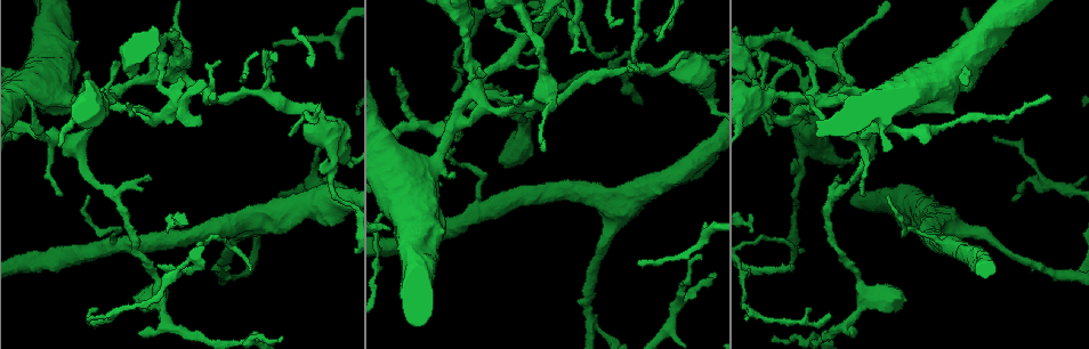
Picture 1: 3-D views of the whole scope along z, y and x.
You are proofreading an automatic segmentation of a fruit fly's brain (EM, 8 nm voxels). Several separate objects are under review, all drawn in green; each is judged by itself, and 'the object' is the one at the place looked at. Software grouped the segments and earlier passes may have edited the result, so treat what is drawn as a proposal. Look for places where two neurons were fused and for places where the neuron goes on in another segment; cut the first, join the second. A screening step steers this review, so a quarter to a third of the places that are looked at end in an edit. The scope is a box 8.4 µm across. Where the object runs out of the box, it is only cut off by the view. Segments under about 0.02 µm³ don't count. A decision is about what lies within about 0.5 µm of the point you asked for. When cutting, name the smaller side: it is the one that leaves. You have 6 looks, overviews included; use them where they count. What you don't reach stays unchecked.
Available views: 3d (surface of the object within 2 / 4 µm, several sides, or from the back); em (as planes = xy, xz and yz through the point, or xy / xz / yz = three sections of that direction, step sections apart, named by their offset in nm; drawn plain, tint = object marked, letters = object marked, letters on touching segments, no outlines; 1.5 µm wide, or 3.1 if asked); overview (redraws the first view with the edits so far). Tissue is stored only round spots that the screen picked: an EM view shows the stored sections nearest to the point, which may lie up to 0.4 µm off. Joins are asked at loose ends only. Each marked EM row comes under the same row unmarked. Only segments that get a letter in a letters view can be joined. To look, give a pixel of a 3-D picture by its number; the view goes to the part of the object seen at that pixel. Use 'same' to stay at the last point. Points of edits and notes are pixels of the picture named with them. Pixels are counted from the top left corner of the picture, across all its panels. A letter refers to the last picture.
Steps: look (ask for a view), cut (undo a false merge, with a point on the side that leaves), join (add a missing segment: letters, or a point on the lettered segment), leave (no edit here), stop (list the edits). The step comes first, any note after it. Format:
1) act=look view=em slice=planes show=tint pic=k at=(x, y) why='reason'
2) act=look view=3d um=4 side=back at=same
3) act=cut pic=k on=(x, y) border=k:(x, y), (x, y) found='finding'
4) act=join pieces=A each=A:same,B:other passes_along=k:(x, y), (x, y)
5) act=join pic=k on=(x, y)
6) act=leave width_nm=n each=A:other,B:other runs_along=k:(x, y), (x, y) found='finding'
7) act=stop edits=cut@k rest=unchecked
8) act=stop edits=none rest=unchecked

act=look view=em slice=yz step=8 show=letters pic=1 at=(451, 151) why='thin end'

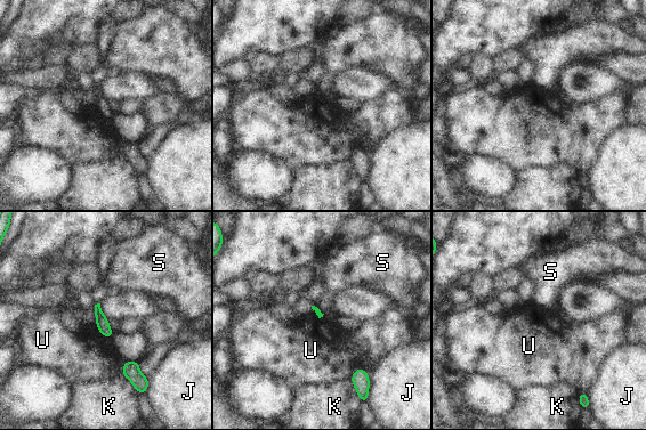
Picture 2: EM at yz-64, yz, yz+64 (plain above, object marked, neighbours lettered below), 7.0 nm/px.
act=leave each=J:other,K:other,S:other,U:other border=2:(369, 373), (357, 368), (349, 379) found='none of them fits'

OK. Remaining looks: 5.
act=look view=em slice=planes show=letters pic=1 at=(949, 247) why='calibre changes'

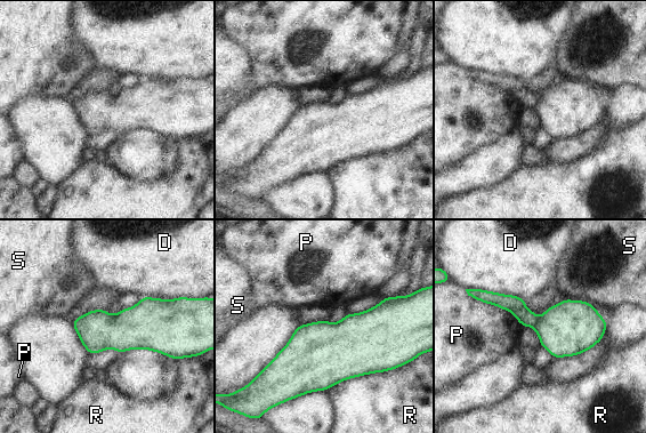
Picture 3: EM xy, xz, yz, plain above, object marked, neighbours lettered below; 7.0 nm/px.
act=leave each=D:other,P:other,R:other,S:other border=3:(401, 365), (340, 381), (325, 391) found='continuous, no second neuron'

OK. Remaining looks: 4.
act=look view=em slice=xz step=8 show=tint pic=1 at=(224, 272) why='branch point'

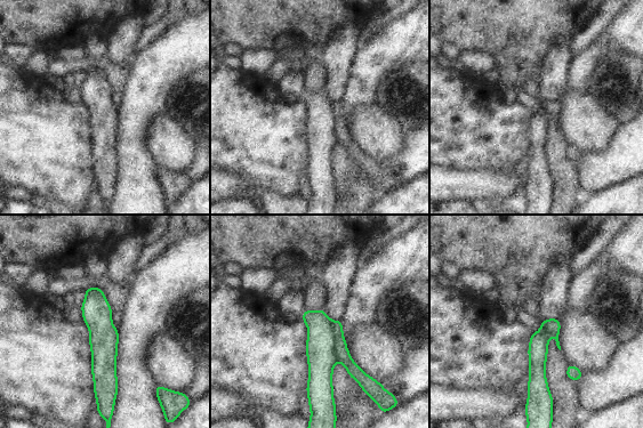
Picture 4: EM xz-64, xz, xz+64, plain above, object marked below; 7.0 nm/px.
act=look view=em slice=planes show=letters at=same

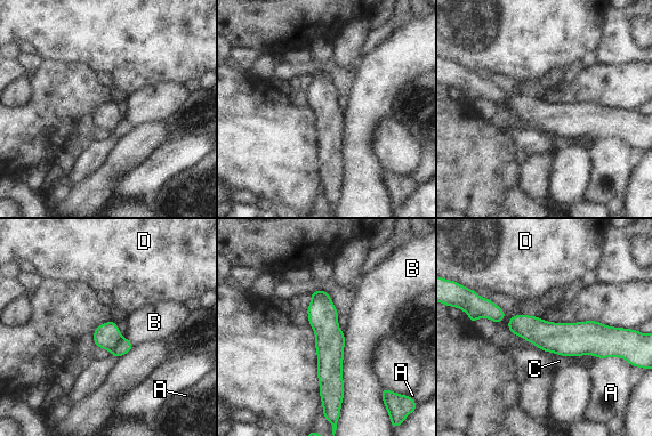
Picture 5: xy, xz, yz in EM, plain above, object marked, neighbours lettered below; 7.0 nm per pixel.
act=cut pic=5 on=(123, 346) longest_contact=B:500nm each=A:other,B:other,C:other,D:other found='a second neuron is stuck on'

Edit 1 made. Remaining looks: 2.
act=stop edits=cut@5 rest=unchecked

